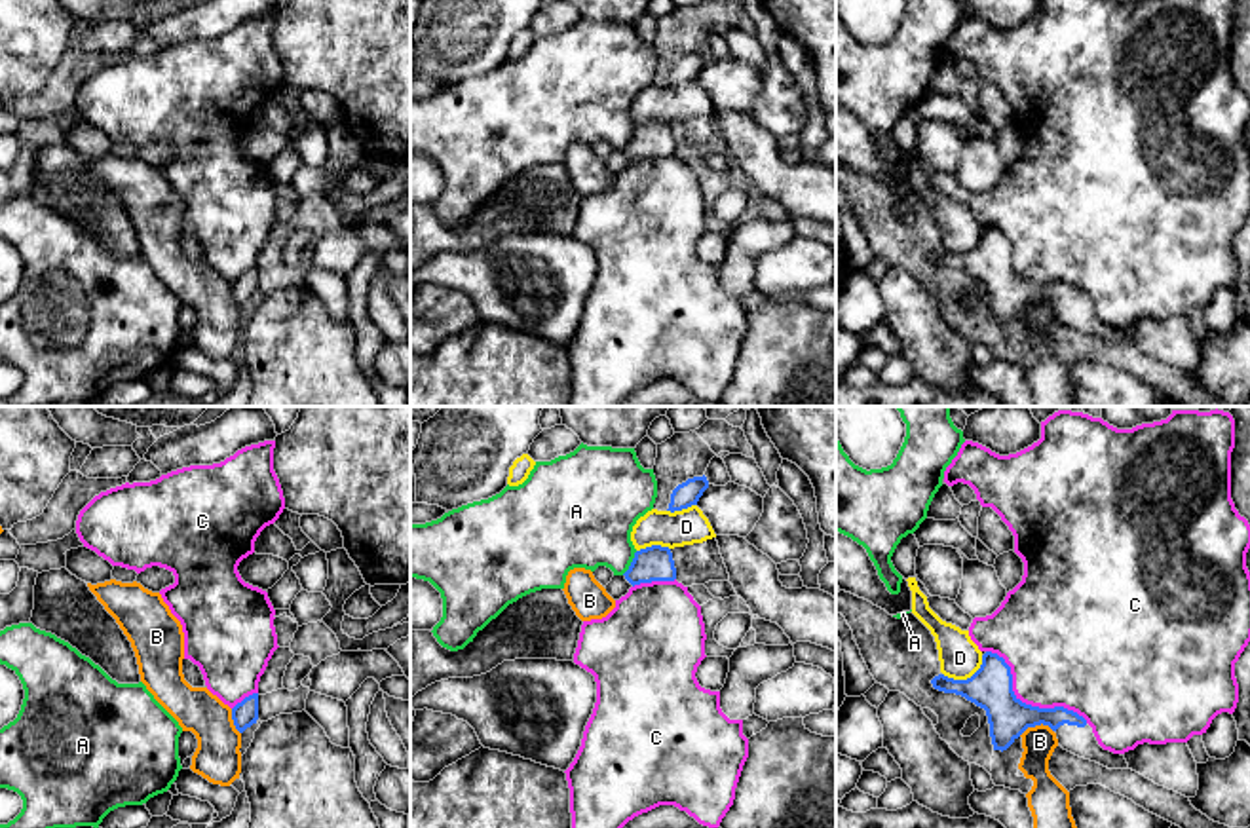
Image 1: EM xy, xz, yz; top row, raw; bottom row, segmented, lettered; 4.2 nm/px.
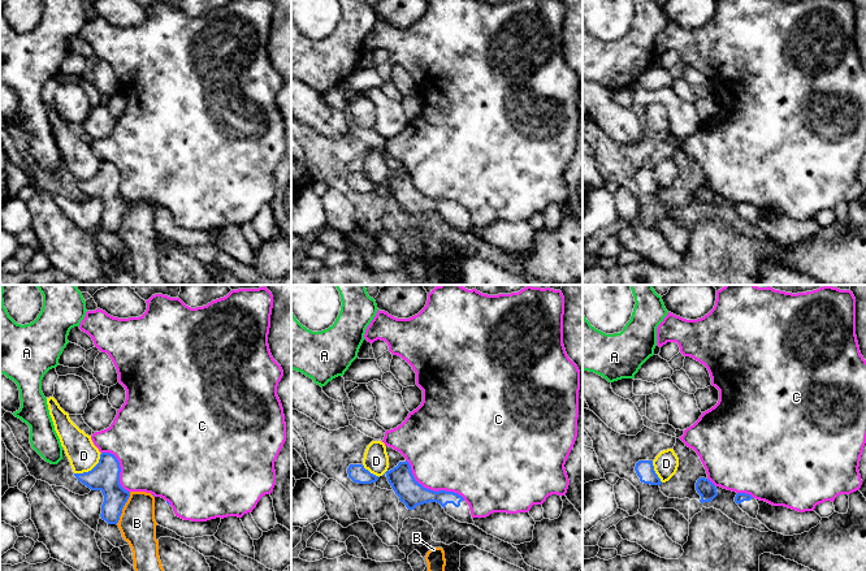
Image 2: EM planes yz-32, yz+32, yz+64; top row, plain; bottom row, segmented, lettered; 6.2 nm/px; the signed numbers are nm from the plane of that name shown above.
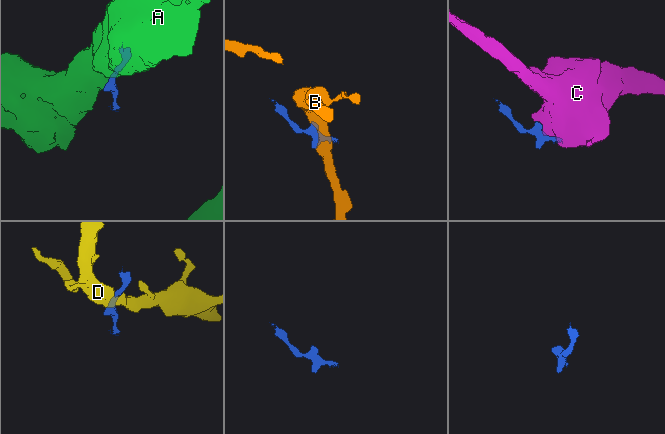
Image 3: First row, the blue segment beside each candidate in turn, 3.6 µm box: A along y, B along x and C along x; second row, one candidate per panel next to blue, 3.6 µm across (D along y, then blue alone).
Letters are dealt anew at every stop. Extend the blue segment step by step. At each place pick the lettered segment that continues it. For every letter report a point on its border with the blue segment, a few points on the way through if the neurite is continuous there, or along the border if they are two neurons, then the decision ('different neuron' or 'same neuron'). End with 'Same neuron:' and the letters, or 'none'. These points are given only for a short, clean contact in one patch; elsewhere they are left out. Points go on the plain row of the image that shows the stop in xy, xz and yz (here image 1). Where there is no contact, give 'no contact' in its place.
A: xz (631, 137) | along xz (637, 126), (622, 149) | different neuron
B: yz (1036, 299) | along yz (1053, 304), (1036, 299), (1019, 310) | different neuron
C: yz (1024, 278) | different neuron
D: yz (967, 253) | along yz (983, 230), (983, 238), (965, 253), (943, 249) | different neuron
Same neuron: none

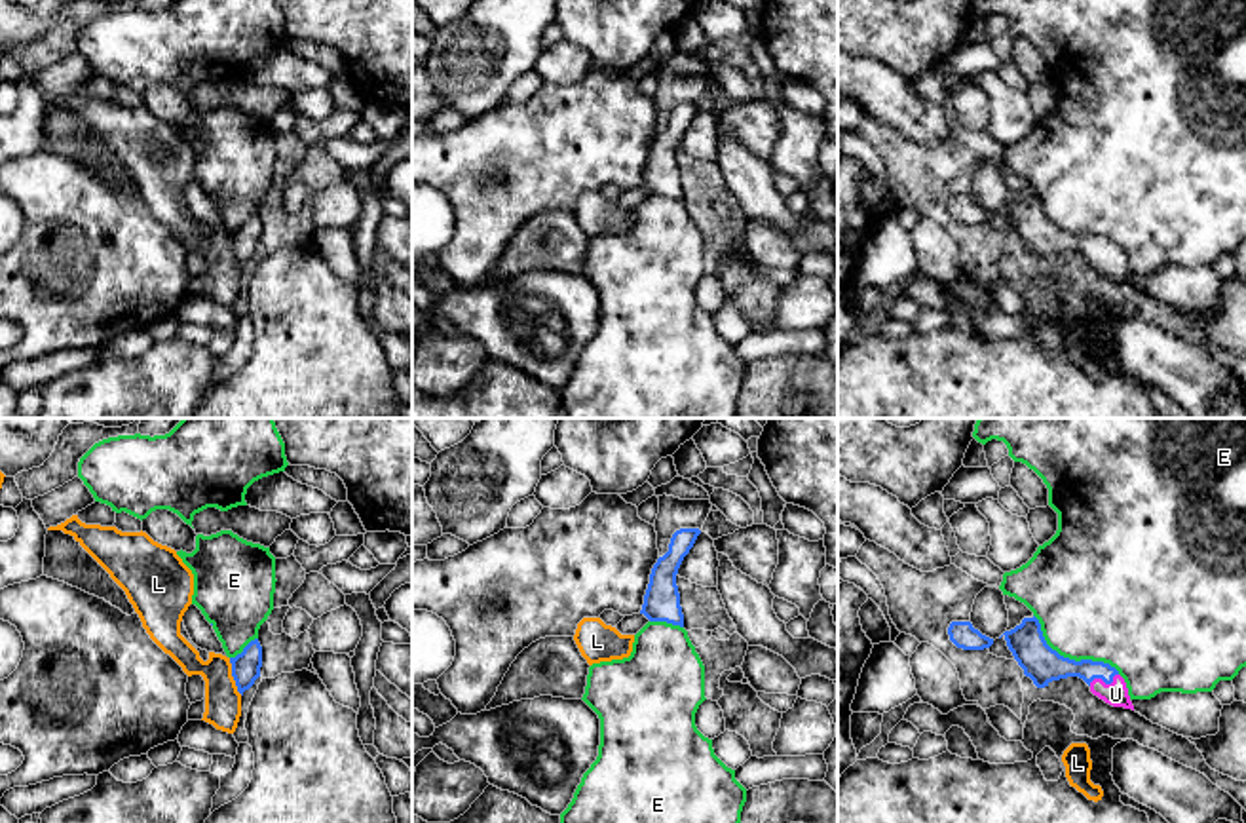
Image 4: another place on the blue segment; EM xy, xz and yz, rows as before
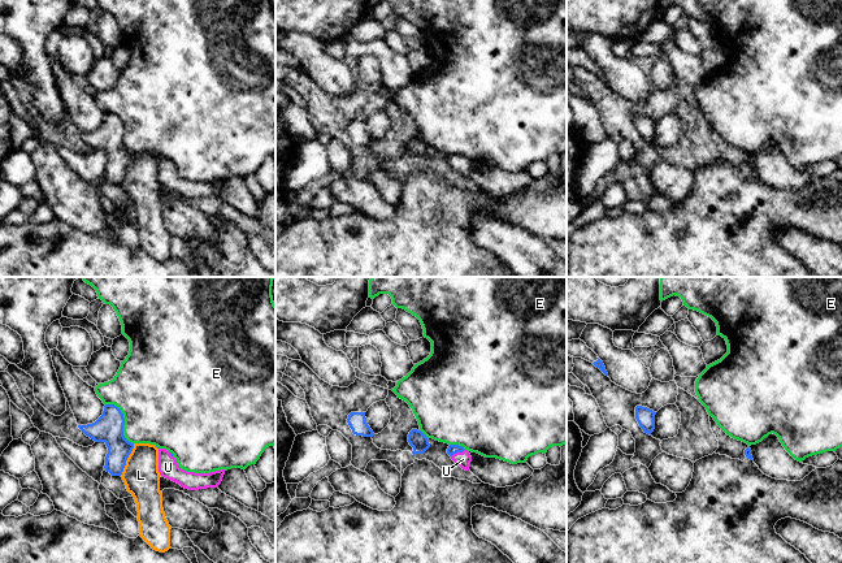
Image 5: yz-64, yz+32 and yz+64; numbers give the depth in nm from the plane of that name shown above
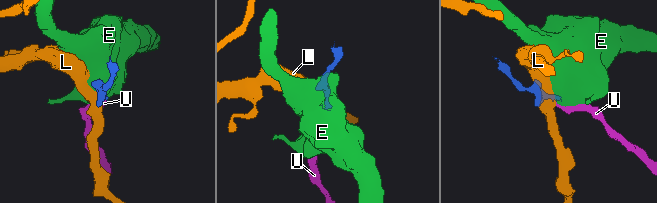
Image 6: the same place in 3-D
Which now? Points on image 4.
E: yz (1068, 232) | different neuron
L: xy (232, 249) | along xy (228, 232), (234, 259), (242, 268) | different neuron
U: yz (1104, 255) | across yz (1047, 240), (1087, 244), (1104, 255), (1115, 268) | same neuron
Same neuron: U

